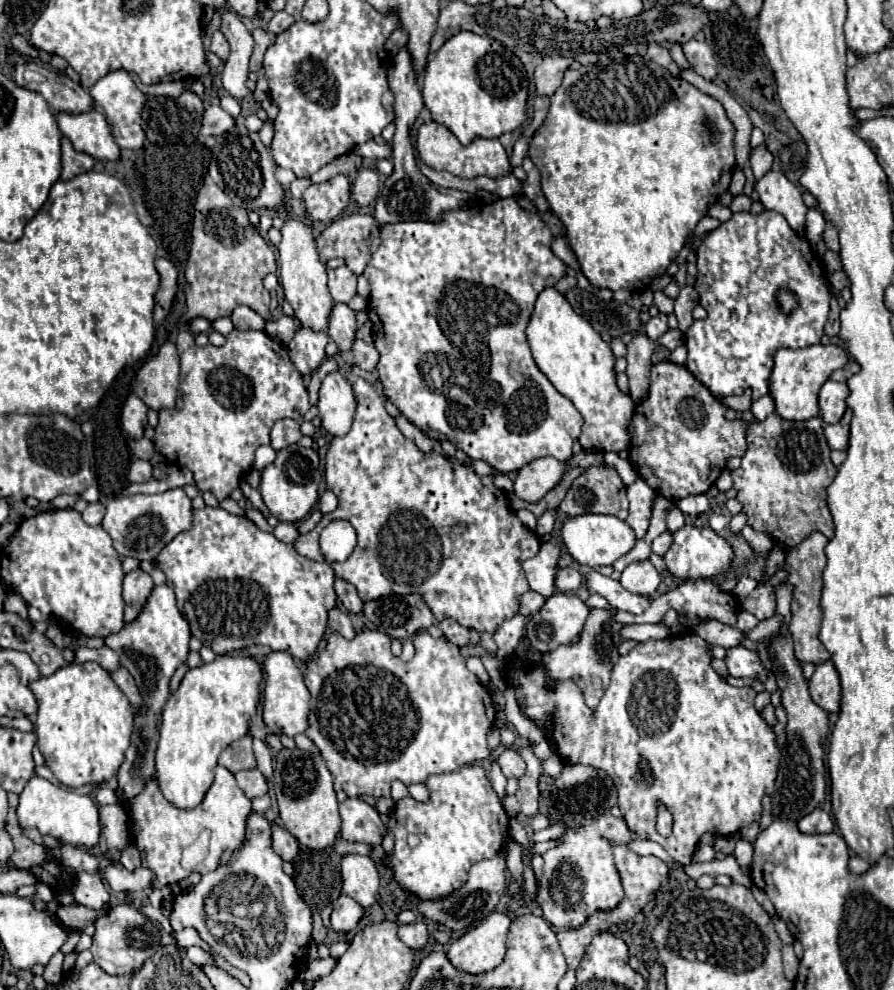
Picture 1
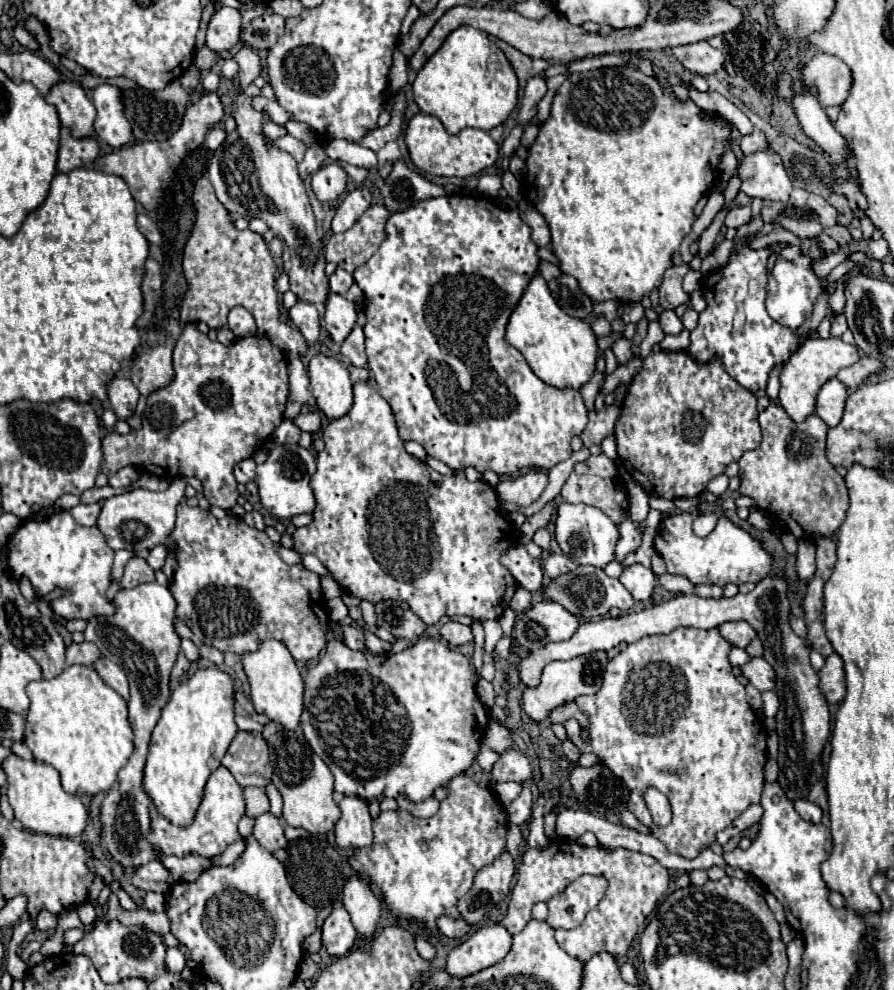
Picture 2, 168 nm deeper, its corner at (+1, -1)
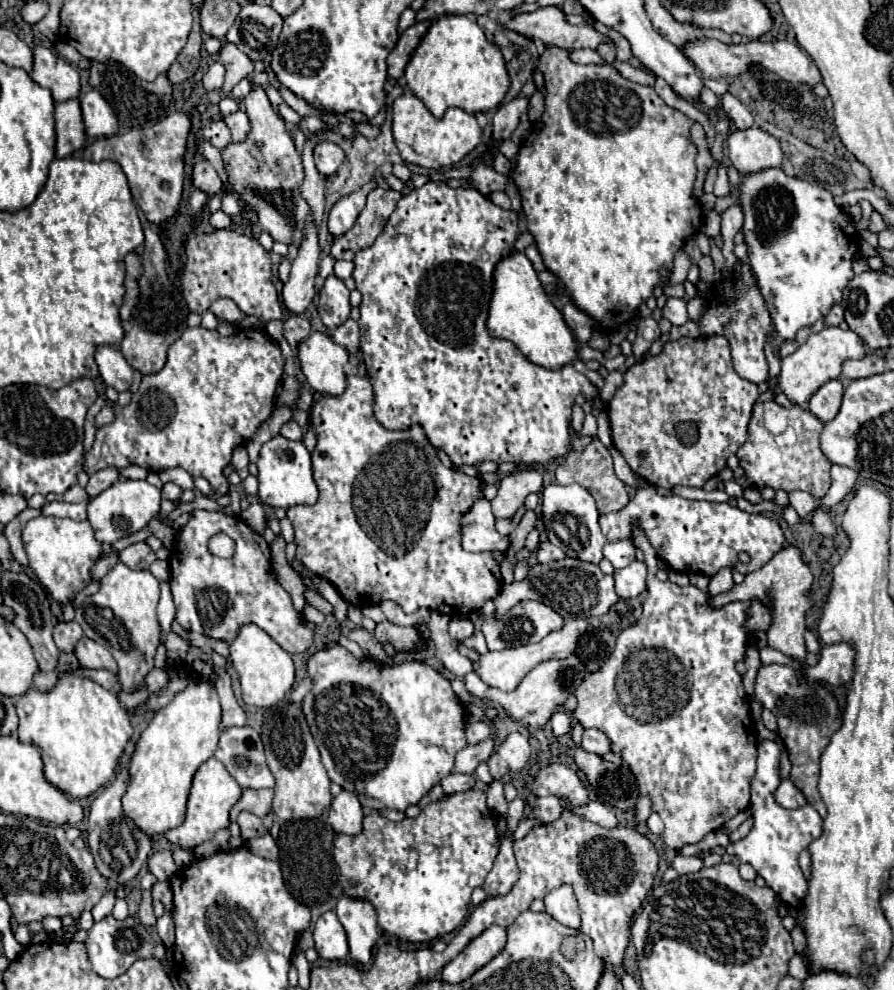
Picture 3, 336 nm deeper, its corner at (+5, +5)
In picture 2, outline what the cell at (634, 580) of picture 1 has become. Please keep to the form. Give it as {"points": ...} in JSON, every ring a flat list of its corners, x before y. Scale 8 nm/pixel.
{"points":[[641,564,627,566,619,580,633,594,633,598,637,602,649,600,651,594,653,594,653,588,655,588,655,574,653,574,653,570,645,568]]}

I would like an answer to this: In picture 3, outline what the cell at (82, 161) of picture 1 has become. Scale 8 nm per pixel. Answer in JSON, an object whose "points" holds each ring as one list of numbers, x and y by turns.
{"points":[[79,100,55,104,56,158,67,158,87,144]]}

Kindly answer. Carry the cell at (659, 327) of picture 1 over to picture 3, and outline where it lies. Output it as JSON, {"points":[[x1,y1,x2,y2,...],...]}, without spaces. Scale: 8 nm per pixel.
{"points":[[667,298,667,304,663,306,663,318,667,318,675,326,685,324,689,320,687,318,687,304,681,298]]}

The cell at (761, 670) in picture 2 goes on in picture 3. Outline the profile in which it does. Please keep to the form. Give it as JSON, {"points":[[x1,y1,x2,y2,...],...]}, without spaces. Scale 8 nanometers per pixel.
{"points":[[761,664,755,678,755,696,767,710,777,716,779,736,783,738,785,748,789,750,789,758,793,762,791,782,805,794,807,802,819,812,819,816,825,818,827,808,817,790,817,772,821,750,827,748,831,736,841,726,841,712,837,700,833,698,831,690,821,684,801,684,795,668,785,664]]}

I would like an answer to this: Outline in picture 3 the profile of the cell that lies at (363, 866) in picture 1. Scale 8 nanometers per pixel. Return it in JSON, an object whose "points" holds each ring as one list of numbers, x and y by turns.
{"points":[[341,896,335,912,349,938,349,956,355,962,369,962,371,950,379,938,377,910,369,900]]}

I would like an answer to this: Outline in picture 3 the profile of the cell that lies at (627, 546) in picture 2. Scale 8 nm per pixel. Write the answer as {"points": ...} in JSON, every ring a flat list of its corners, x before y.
{"points":[[629,538,617,540,617,542,607,542,603,548,603,556,615,566,615,568,625,568,635,560,635,546]]}

